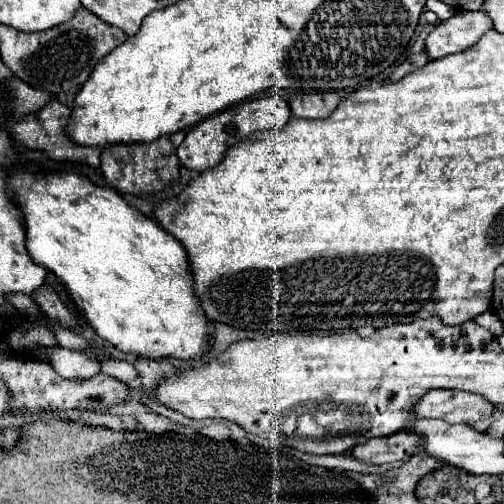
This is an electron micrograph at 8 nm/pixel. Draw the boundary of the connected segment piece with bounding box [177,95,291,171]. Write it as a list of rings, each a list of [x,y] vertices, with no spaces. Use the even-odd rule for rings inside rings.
[[[269,95],[269,97],[259,97],[251,99],[239,105],[233,105],[221,113],[211,115],[209,119],[199,121],[183,139],[183,143],[177,147],[177,157],[179,163],[185,165],[187,169],[193,171],[203,171],[209,169],[209,165],[217,165],[223,159],[223,153],[227,147],[239,143],[245,135],[253,131],[267,131],[267,129],[283,129],[285,123],[291,117],[291,109],[287,101],[283,101],[279,95]]]

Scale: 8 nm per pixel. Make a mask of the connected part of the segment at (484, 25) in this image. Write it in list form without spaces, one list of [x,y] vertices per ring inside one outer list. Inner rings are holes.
[[[457,11],[447,21],[435,25],[425,41],[425,51],[431,59],[441,59],[451,53],[469,49],[479,37],[493,29],[491,17],[483,11]]]

